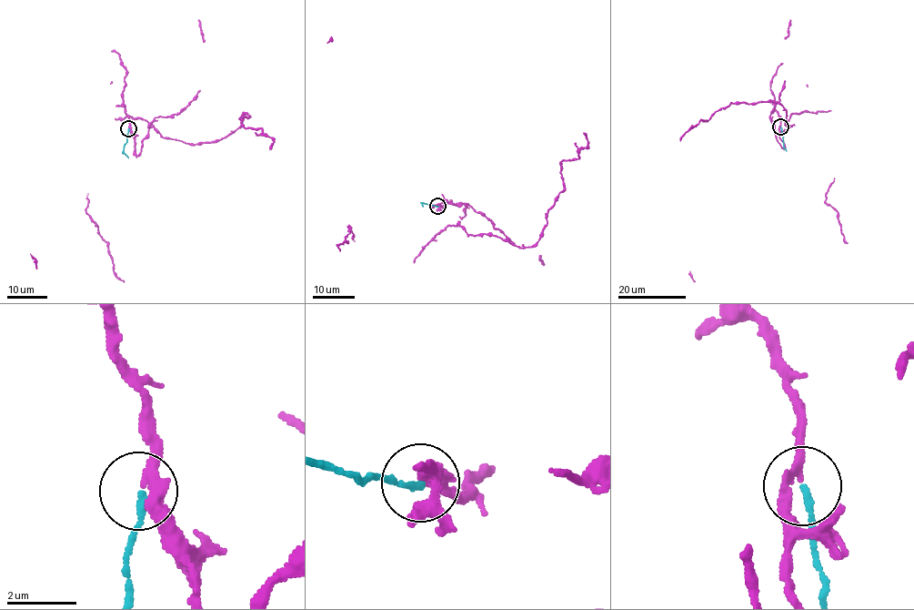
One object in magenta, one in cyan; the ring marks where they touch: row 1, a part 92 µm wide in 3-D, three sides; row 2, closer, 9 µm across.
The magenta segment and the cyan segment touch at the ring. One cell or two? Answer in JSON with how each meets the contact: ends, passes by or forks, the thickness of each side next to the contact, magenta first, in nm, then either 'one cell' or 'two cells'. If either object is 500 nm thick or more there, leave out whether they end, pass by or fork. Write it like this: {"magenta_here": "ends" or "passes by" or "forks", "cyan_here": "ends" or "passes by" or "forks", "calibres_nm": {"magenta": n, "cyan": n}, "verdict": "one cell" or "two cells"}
{"magenta_here": "passes by", "cyan_here": "ends", "calibres_nm": {"magenta": 240, "cyan": 190}, "verdict": "two cells"}

